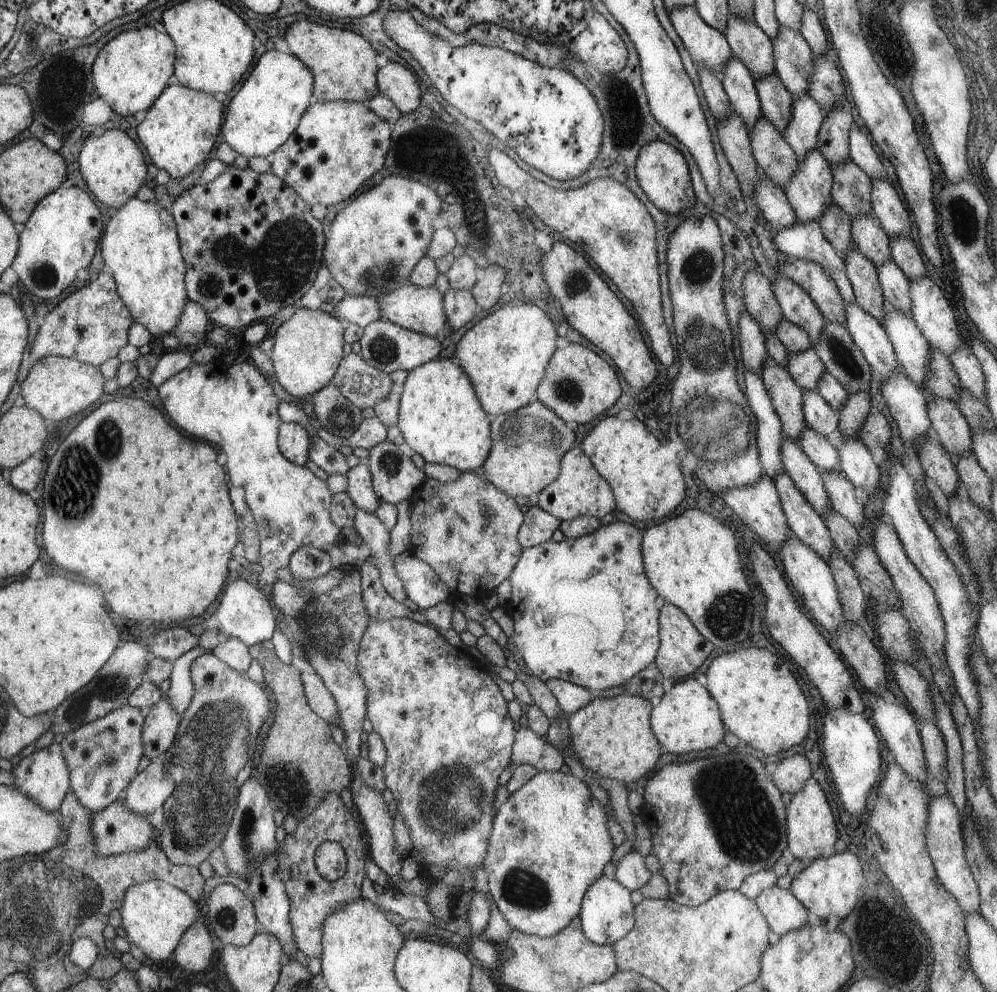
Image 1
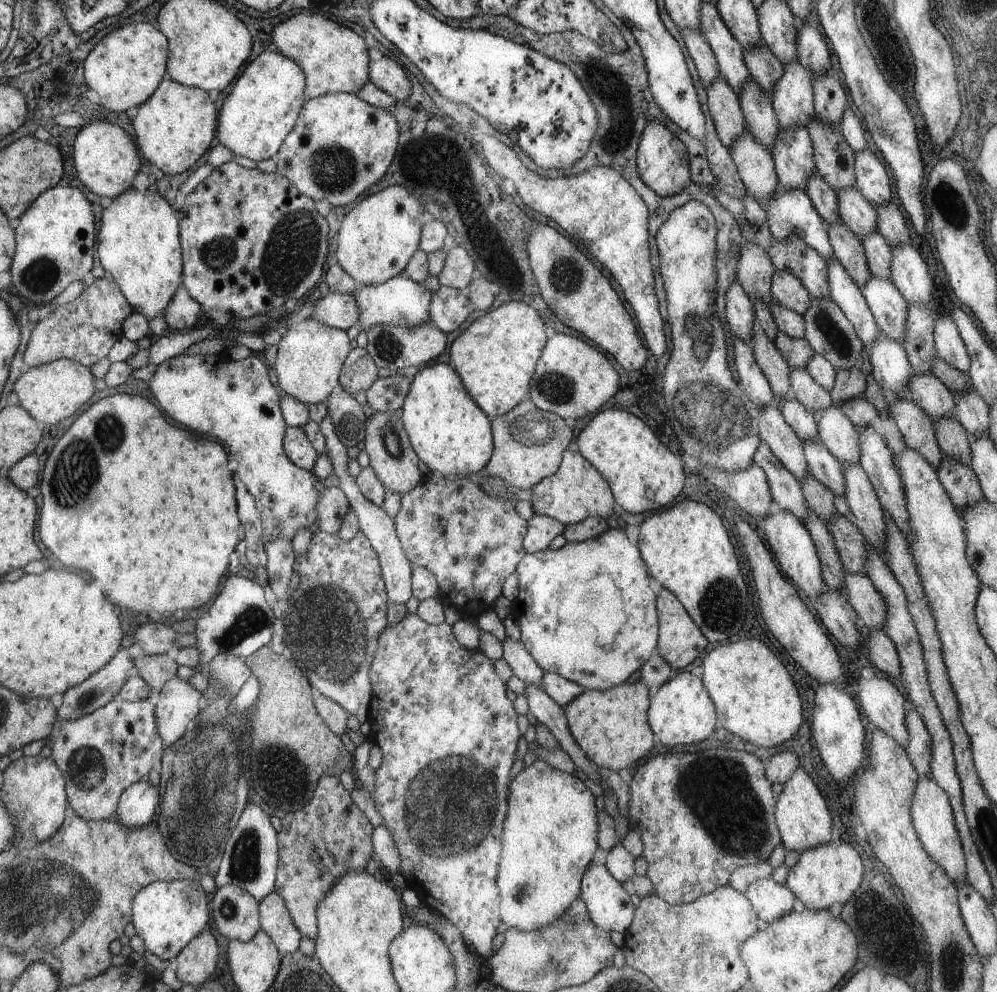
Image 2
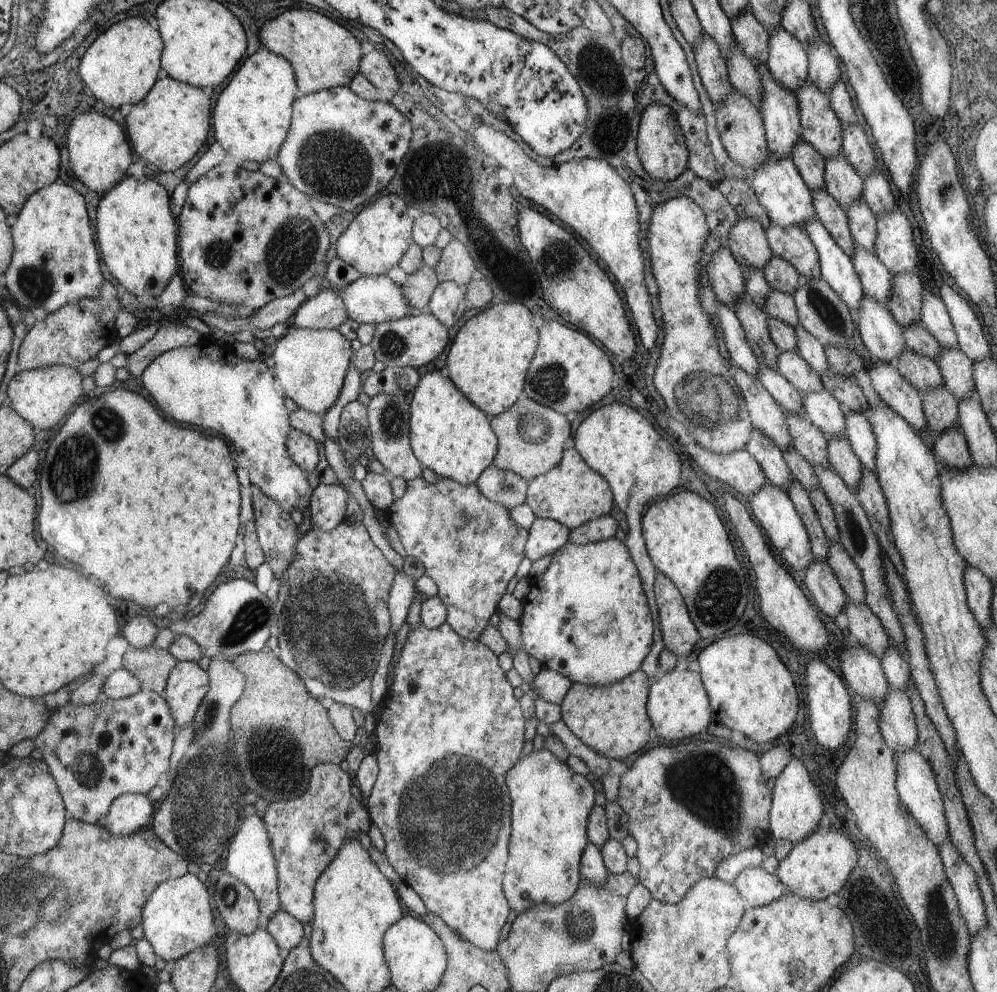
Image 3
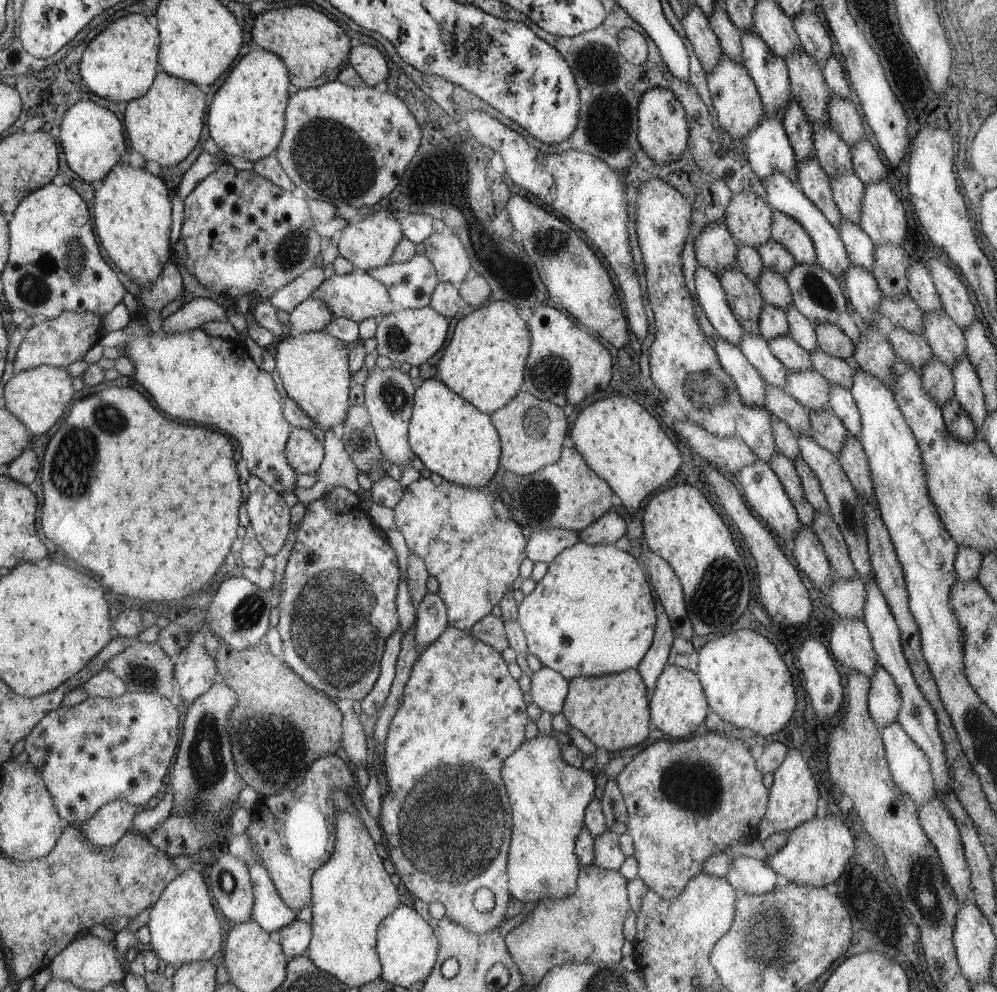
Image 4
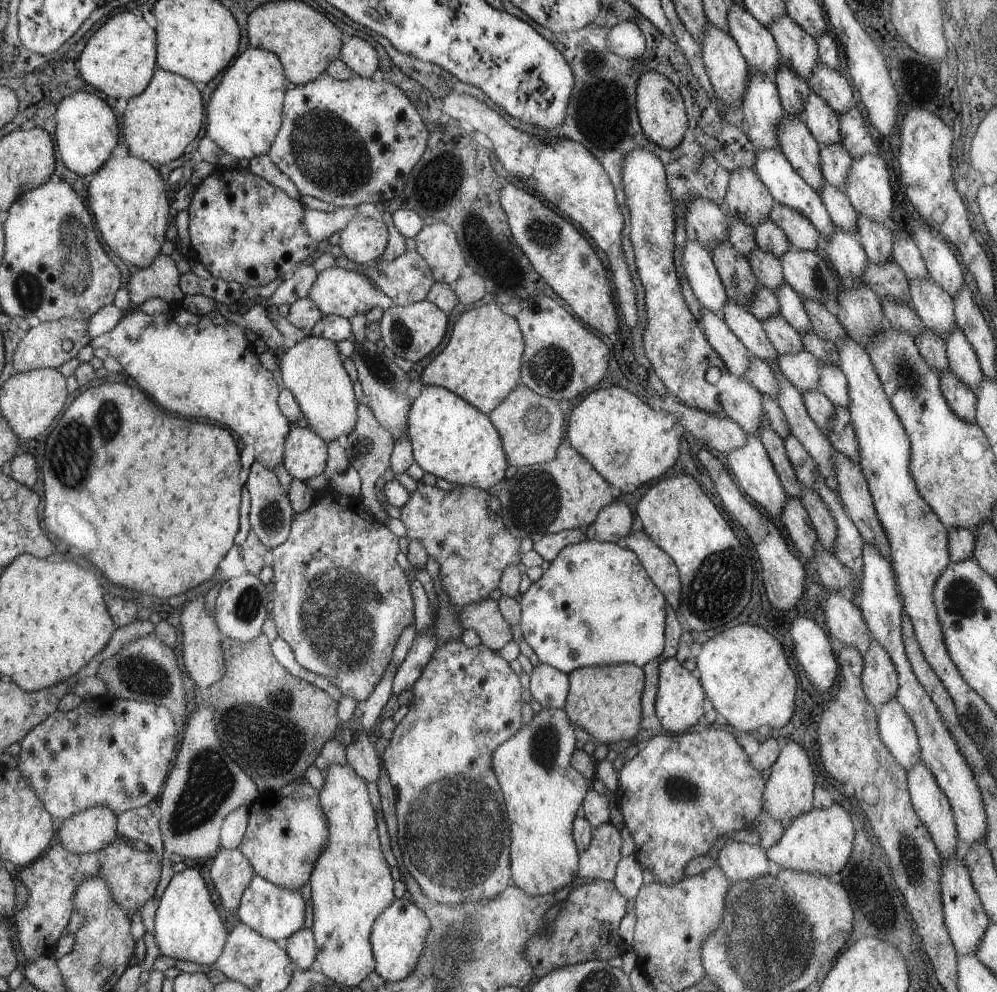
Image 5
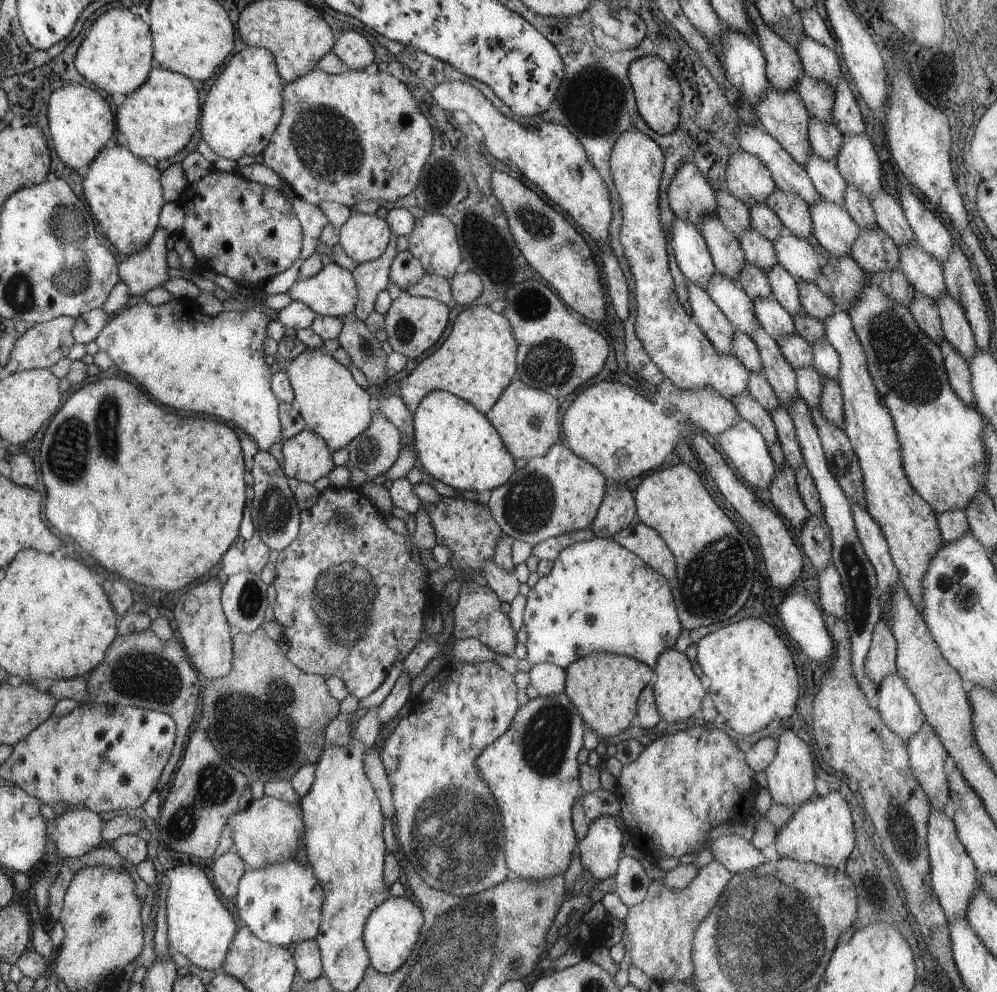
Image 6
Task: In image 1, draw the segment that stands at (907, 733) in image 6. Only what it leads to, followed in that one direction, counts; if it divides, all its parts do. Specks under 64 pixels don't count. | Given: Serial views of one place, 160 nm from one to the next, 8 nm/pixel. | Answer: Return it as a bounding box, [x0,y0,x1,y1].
[925,796,980,914]

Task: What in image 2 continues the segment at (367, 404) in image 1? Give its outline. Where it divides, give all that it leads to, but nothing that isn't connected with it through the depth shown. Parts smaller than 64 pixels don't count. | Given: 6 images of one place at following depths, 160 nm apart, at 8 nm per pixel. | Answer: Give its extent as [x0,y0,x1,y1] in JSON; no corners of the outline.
[340,347,379,397]

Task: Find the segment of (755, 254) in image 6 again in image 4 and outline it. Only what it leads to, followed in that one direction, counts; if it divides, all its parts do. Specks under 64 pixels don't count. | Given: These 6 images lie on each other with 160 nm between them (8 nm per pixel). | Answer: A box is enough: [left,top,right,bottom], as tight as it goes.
[755,267,793,311]

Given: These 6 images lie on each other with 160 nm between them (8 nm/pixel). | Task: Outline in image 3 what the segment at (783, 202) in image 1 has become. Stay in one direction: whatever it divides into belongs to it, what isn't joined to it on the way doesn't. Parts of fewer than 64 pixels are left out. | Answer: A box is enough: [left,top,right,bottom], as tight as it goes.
[715,88,769,170]

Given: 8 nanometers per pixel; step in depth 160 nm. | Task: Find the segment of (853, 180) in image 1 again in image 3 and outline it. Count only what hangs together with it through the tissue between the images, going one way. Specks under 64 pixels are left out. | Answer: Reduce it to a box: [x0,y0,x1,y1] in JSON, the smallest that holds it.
[796,78,843,160]

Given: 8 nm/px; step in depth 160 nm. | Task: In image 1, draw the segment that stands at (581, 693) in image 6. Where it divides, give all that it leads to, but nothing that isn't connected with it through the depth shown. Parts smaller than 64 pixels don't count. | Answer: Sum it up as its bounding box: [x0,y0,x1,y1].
[567,693,663,784]

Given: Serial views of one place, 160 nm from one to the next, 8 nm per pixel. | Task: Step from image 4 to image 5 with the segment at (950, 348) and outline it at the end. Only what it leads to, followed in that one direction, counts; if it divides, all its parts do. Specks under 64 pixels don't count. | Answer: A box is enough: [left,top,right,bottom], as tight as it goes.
[909,279,955,339]

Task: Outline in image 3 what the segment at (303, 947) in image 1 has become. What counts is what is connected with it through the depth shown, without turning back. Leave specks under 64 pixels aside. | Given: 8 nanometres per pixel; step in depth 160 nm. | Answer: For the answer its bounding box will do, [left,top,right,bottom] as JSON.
[264,763,370,924]

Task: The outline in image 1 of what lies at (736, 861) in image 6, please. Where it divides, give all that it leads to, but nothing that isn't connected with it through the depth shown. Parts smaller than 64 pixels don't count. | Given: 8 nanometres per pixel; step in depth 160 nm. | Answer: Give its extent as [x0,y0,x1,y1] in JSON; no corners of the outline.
[754,885,808,936]

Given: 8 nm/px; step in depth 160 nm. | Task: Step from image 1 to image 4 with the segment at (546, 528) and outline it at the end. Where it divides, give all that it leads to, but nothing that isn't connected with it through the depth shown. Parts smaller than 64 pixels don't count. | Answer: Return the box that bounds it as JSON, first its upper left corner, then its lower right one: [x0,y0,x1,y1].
[526,528,579,563]

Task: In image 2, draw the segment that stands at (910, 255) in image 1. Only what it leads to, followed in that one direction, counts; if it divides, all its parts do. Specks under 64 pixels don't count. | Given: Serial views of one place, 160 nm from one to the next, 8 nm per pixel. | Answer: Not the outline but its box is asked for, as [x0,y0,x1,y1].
[877,202,910,248]

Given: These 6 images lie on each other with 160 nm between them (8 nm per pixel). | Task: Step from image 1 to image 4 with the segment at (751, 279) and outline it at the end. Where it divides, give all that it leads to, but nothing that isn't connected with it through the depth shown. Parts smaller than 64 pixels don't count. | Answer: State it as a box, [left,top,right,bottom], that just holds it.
[723,192,773,249]

